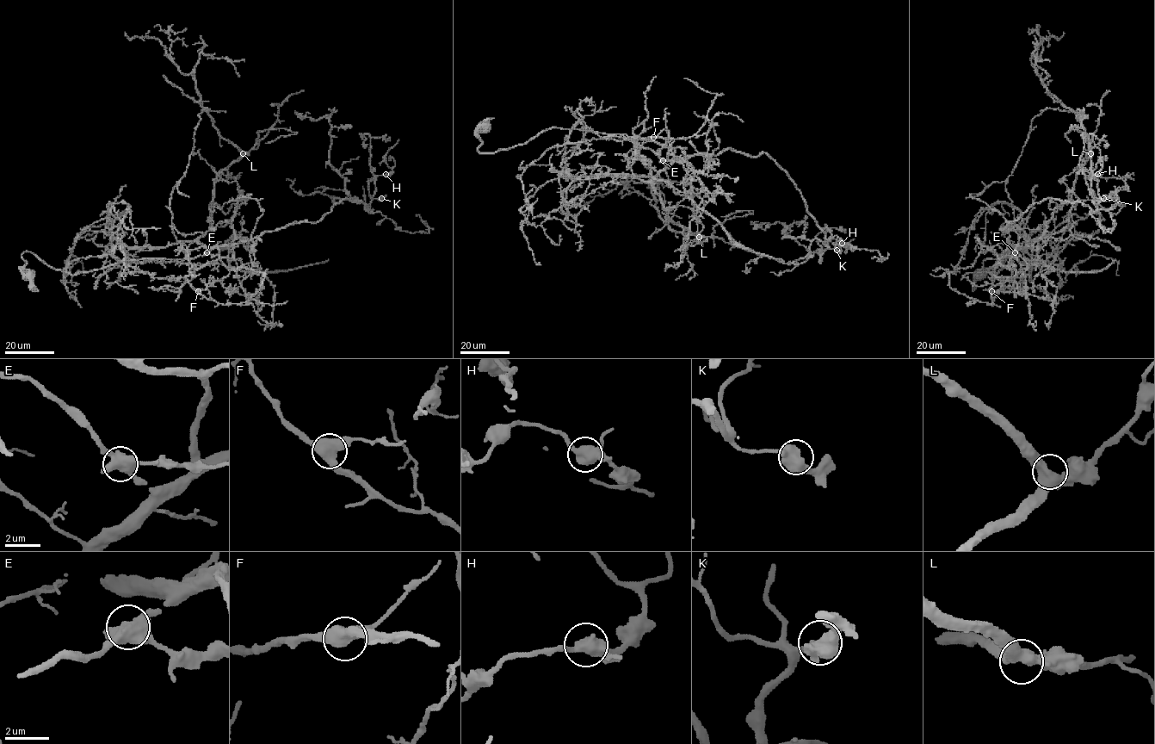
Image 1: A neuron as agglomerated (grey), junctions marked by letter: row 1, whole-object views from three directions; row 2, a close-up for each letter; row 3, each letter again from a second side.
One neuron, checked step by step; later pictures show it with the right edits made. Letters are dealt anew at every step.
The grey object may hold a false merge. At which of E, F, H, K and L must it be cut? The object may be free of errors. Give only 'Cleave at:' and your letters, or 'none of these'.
Cleave at: E

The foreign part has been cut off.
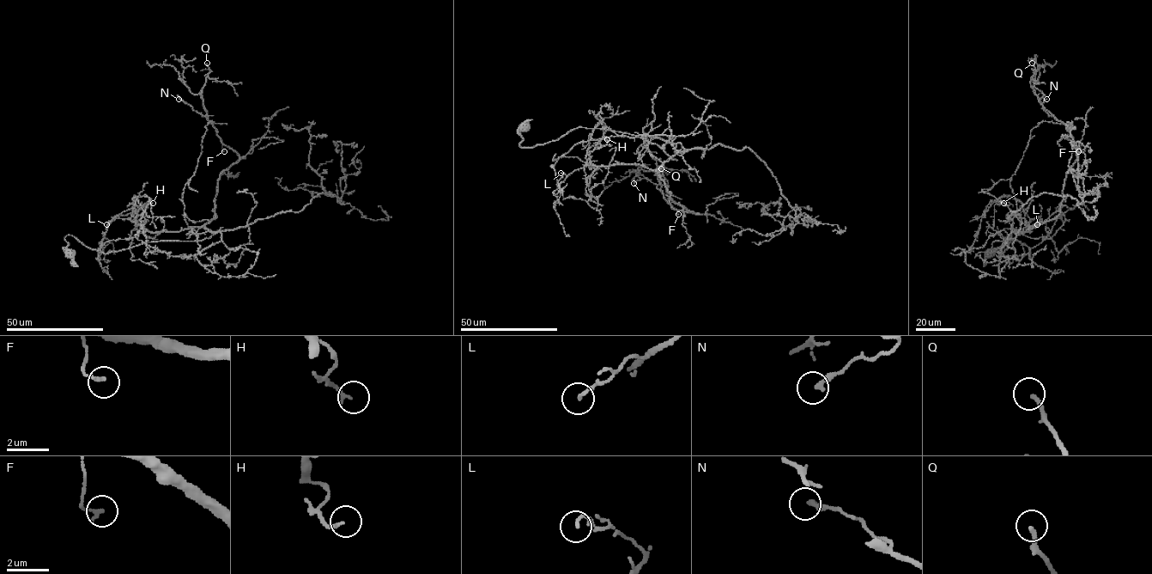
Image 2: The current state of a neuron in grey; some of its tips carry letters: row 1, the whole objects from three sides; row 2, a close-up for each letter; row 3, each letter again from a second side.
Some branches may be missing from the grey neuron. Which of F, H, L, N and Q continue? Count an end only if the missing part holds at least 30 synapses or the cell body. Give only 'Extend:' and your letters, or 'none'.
Extend: none

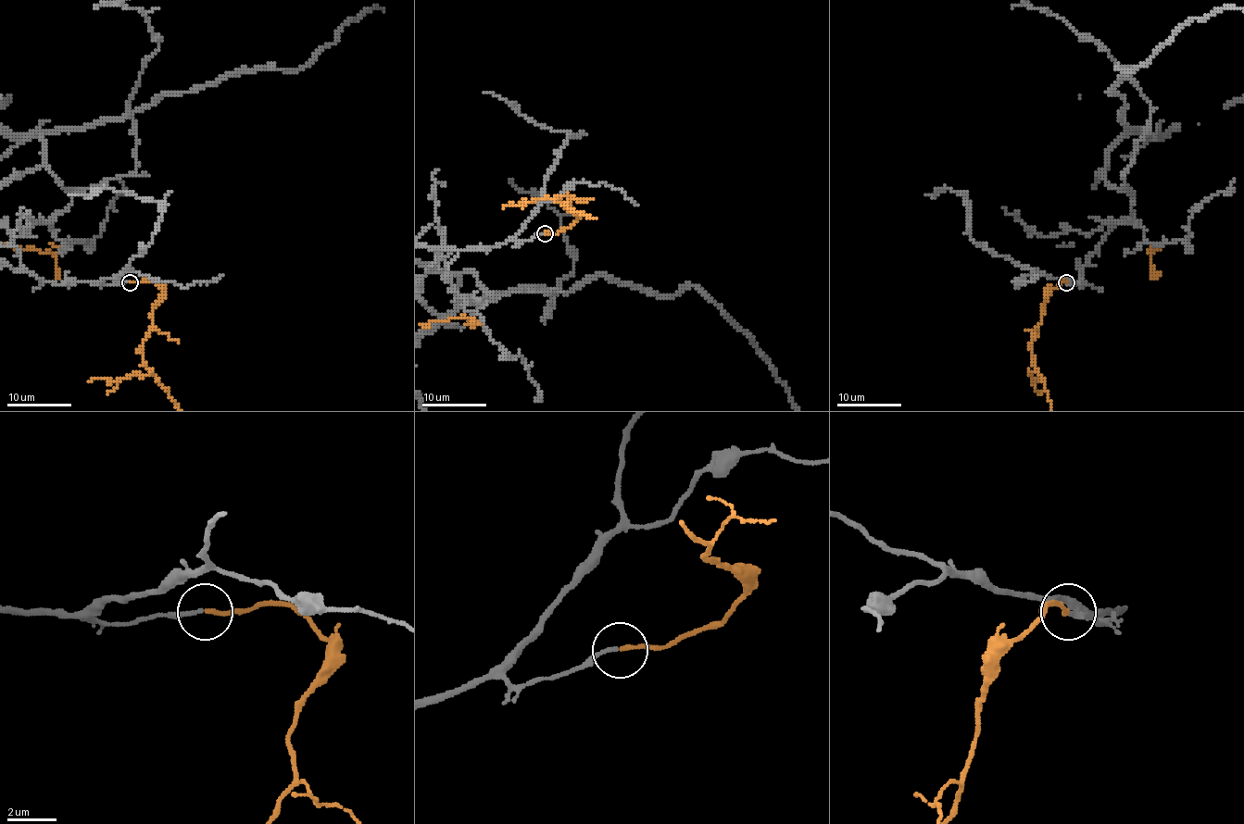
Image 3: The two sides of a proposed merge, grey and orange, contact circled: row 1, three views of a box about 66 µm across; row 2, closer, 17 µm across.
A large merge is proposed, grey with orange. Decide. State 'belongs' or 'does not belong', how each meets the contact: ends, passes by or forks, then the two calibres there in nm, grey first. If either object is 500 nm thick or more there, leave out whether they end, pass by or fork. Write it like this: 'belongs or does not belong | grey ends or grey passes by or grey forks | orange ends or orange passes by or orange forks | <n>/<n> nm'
does not belong | grey ends | orange ends | 150/160 nm

